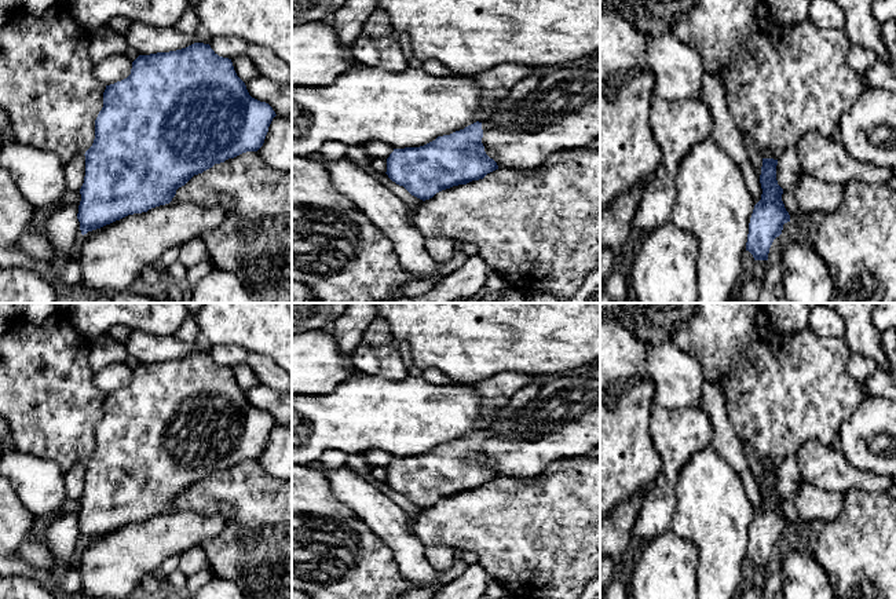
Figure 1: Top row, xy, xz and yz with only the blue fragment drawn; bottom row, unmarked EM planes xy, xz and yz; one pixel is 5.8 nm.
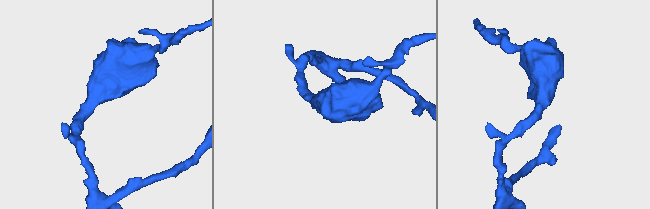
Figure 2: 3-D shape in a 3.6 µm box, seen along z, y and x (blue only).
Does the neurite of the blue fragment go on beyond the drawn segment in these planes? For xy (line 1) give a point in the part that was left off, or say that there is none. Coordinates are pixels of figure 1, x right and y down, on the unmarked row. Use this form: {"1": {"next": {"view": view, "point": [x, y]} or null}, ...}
{"1": {"next": null}}

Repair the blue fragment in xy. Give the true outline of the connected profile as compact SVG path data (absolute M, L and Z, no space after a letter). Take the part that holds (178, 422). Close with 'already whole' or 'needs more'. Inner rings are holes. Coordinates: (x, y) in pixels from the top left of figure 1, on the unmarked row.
M194 351L176 359L139 364L132 370L131 383L106 394L103 401L103 416L95 428L95 448L84 463L85 485L77 522L81 543L169 512L176 498L194 483L242 461L257 460L275 424L268 412L249 403L231 368L219 365L209 353Z; already whole

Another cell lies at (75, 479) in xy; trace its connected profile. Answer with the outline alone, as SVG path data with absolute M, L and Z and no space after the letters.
M76 464L65 475L65 489L69 500L80 500L85 485L85 464Z

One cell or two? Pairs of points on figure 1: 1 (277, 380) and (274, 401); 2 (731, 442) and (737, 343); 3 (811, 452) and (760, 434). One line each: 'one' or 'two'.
1: two
2: two
3: two

